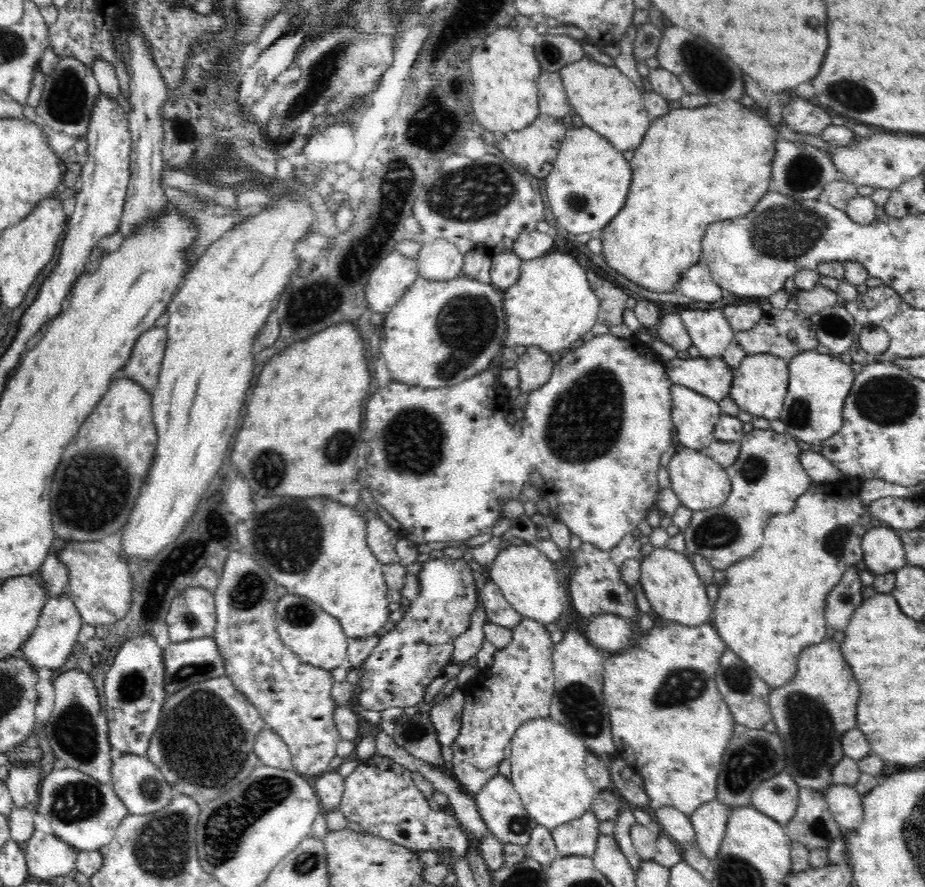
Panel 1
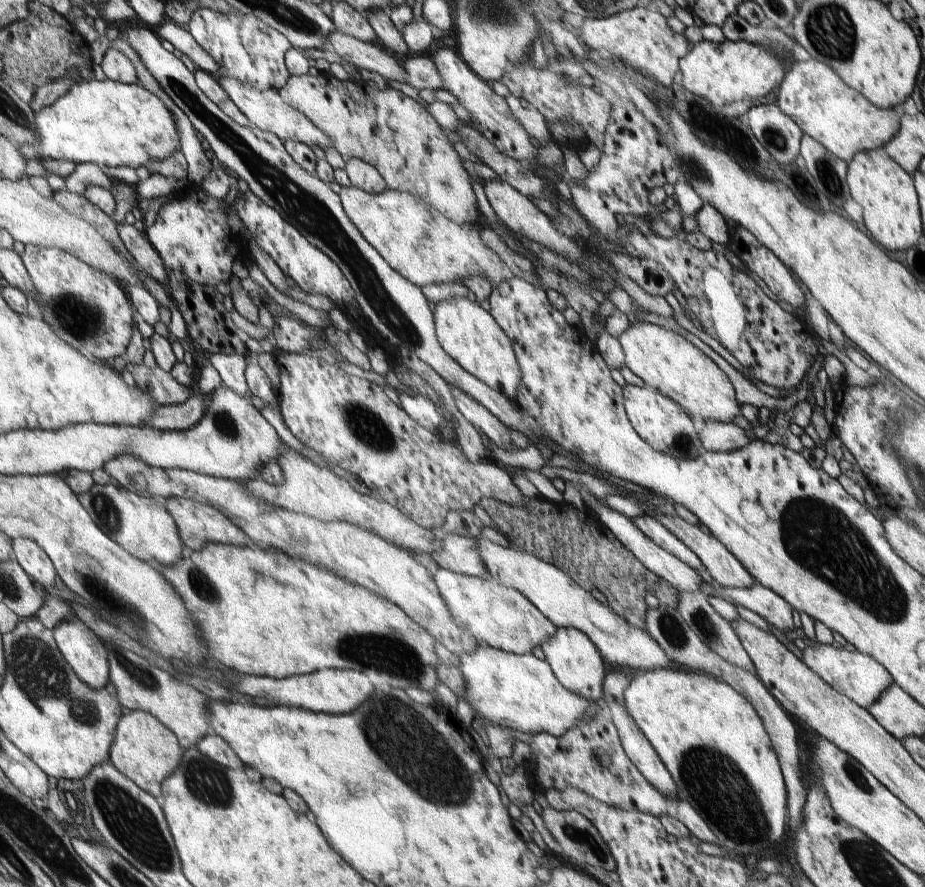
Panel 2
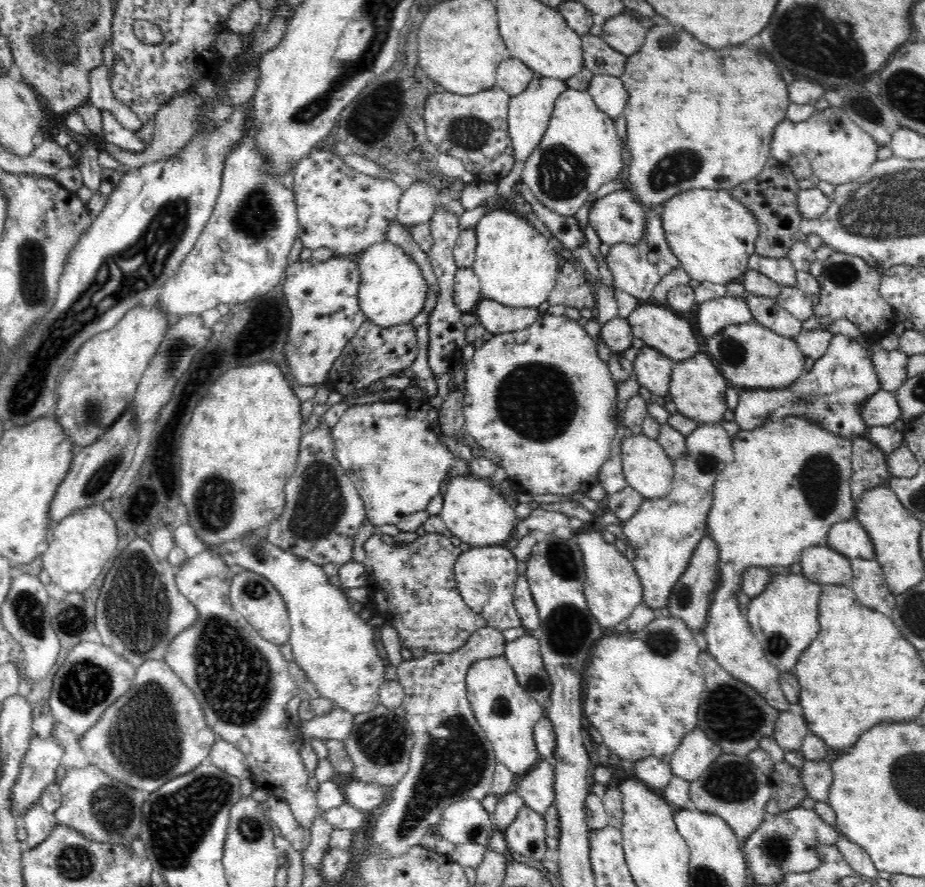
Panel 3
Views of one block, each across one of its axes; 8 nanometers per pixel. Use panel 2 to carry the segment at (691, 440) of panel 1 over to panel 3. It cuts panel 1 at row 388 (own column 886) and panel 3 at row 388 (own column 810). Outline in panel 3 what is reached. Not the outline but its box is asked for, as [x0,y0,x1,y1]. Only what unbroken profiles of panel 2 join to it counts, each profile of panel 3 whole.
[634,346,674,398]

